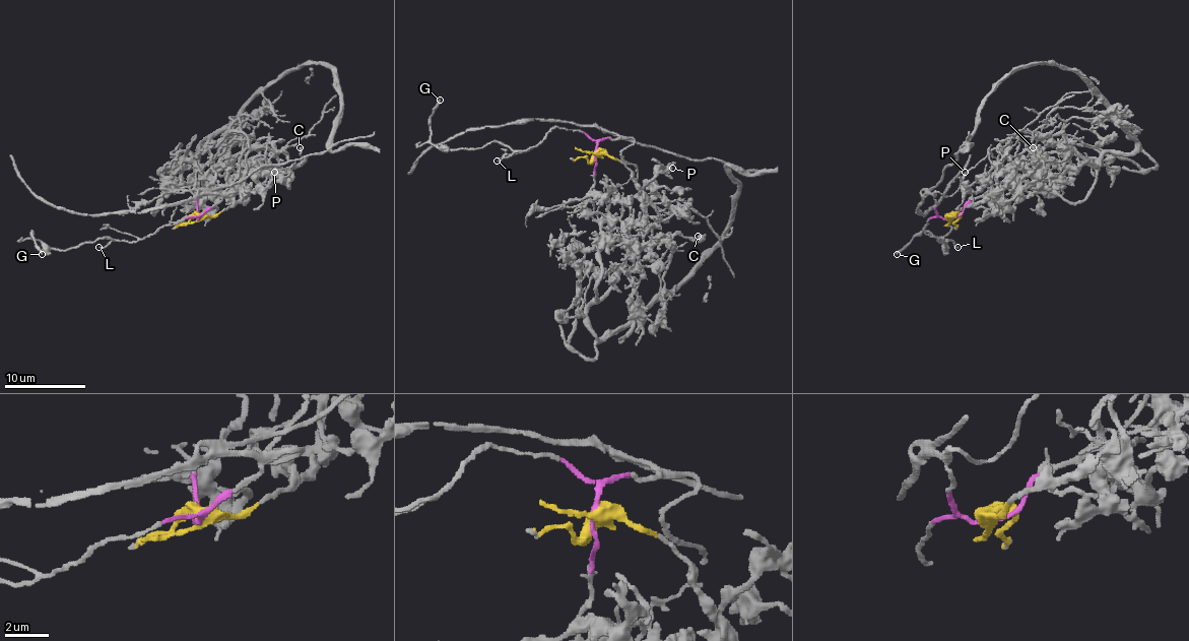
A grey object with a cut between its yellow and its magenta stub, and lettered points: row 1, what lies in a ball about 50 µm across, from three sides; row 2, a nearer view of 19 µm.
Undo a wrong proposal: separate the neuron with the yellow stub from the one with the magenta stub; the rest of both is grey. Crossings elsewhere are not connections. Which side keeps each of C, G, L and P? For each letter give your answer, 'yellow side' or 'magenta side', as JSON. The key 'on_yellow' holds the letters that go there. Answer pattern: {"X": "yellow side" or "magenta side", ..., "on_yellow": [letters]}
{"C": "yellow side", "G": "magenta side", "L": "magenta side", "P": "yellow side", "on_yellow": ["C", "P"]}

